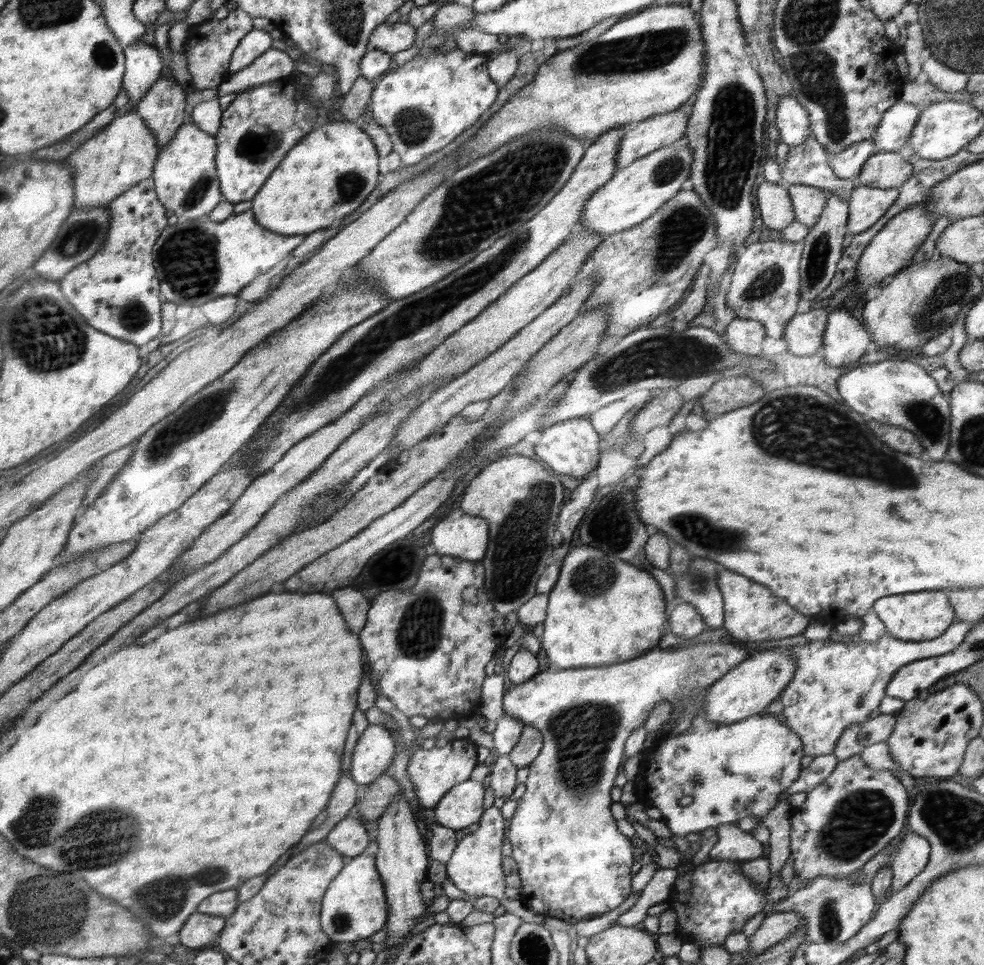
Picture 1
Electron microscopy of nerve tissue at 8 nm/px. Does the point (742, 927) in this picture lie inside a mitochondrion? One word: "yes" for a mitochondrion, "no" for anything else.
no

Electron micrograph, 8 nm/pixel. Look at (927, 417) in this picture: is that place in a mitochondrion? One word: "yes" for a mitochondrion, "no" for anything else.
yes

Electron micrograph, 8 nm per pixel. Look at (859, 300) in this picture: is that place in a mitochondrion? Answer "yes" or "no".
no

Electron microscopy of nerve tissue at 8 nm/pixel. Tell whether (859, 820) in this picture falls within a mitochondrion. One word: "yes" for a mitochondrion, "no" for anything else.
yes

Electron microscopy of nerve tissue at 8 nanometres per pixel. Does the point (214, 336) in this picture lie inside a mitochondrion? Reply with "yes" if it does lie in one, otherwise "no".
no

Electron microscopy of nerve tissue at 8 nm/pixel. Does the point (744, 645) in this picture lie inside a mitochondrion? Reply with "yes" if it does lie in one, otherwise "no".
no

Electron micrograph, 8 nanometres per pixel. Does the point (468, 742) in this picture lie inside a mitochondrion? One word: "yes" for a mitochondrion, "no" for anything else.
no

